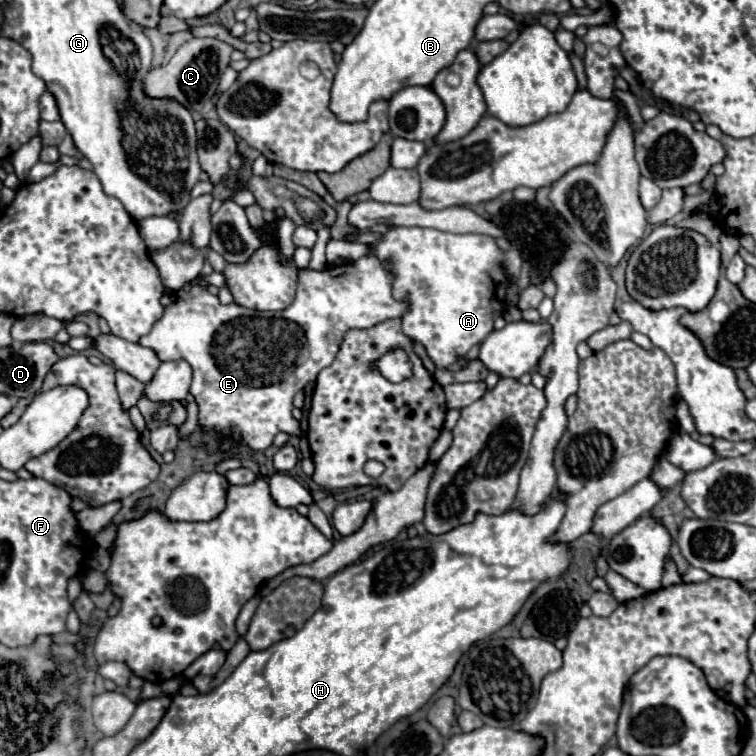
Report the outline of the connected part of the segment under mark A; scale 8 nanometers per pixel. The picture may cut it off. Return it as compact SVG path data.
M393 226L375 244L373 254L387 272L393 274L393 298L409 304L409 310L401 316L403 334L413 342L425 346L427 356L437 368L451 366L459 356L465 356L473 346L481 344L487 334L493 332L495 318L503 316L505 296L509 288L505 252L497 246L495 238L485 234L453 234L435 228L401 228Z

